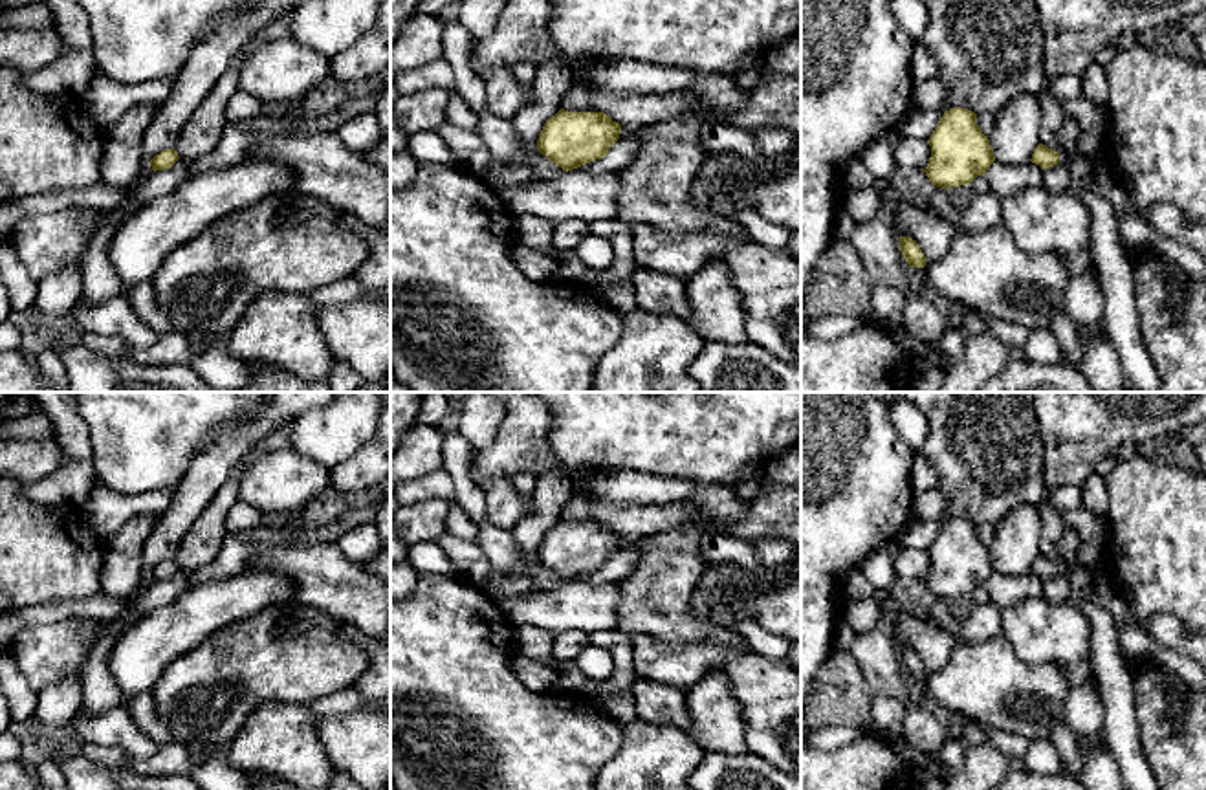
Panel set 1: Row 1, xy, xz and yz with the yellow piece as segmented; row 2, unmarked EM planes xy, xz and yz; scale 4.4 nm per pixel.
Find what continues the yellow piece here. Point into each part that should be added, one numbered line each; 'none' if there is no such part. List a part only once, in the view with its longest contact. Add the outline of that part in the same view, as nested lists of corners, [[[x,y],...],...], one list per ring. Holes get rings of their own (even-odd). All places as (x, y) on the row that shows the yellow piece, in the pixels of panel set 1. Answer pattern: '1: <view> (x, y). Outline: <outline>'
none

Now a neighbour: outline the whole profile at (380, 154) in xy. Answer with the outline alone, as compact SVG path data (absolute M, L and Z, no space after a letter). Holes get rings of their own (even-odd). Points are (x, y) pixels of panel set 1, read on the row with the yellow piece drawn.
M381 134L376 145L363 152L363 156L390 176L390 136Z

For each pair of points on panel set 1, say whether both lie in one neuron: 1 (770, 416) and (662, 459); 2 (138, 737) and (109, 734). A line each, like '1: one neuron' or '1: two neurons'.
1: one neuron
2: one neuron

